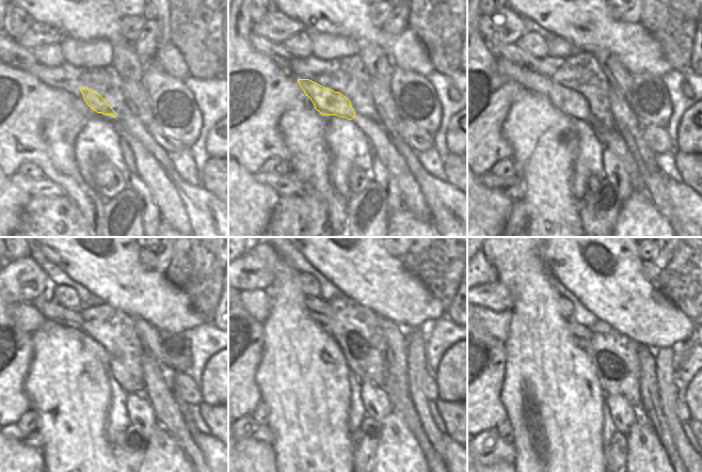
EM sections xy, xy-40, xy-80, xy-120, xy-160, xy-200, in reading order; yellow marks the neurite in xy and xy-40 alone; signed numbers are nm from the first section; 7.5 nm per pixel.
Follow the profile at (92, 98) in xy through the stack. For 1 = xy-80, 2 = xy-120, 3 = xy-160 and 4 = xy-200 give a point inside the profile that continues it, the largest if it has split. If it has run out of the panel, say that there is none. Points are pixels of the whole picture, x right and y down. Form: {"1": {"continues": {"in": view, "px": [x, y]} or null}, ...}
{"1": {"continues": {"in": "xy-80", "px": [570, 103]}}, "2": {"continues": {"in": "xy-120", "px": [24, 305]}}, "3": {"continues": {"in": "xy-160", "px": [256, 302]}}, "4": {"continues": {"in": "xy-200", "px": [489, 305]}}}

